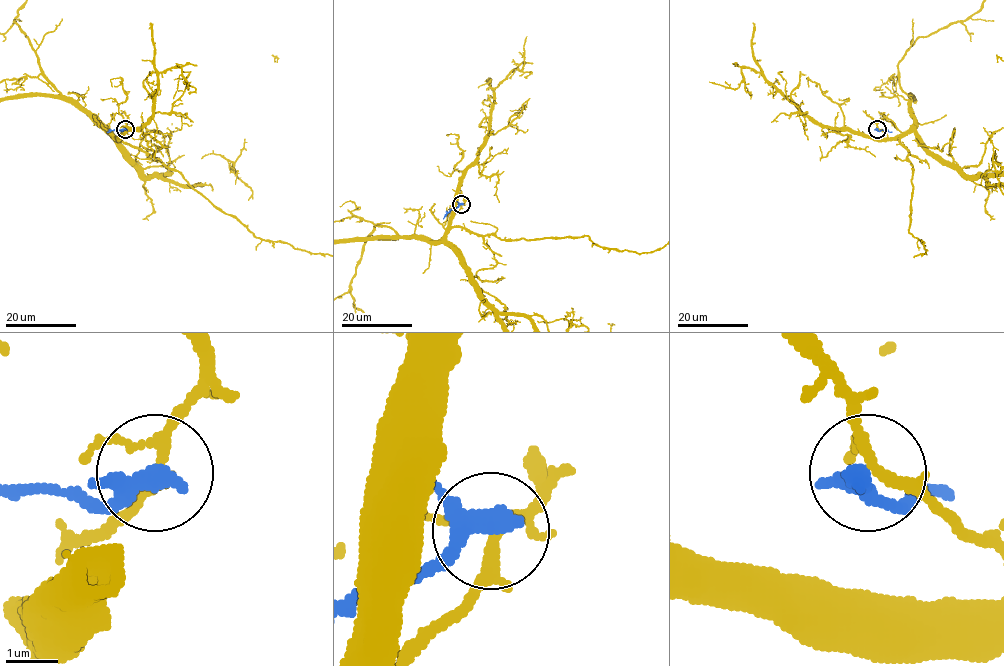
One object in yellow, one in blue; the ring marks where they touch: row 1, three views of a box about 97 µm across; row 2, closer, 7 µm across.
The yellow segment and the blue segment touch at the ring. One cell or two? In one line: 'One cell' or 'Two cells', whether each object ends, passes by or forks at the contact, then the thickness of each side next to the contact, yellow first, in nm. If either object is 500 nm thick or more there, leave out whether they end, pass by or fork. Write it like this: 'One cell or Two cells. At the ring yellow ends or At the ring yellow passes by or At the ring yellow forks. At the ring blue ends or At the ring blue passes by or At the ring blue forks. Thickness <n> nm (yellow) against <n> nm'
Two cells. At the ring yellow forks. At the ring blue passes by. Thickness 190 nm (yellow) against 340 nm

